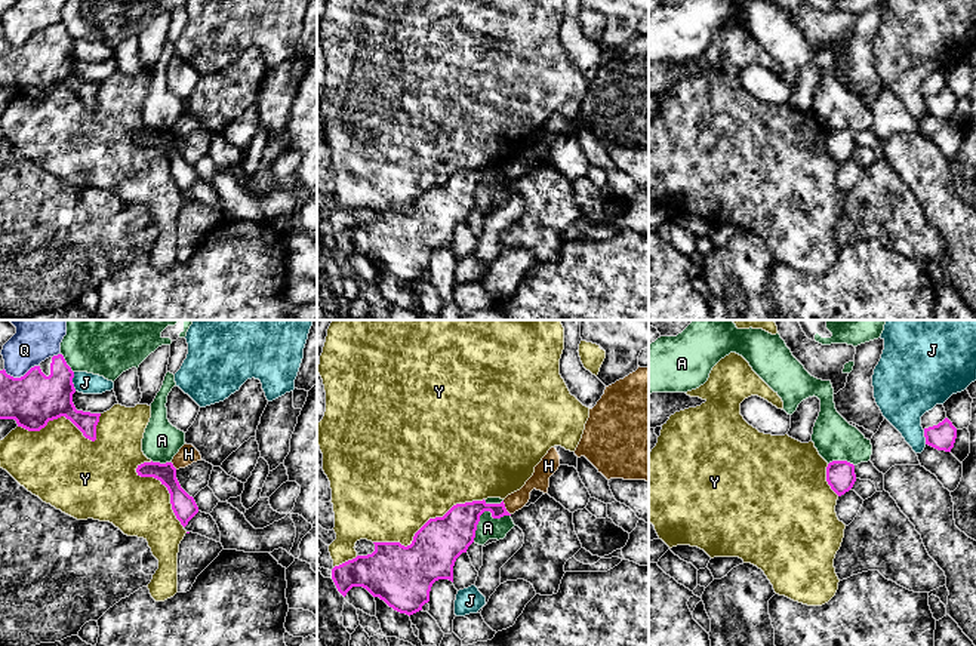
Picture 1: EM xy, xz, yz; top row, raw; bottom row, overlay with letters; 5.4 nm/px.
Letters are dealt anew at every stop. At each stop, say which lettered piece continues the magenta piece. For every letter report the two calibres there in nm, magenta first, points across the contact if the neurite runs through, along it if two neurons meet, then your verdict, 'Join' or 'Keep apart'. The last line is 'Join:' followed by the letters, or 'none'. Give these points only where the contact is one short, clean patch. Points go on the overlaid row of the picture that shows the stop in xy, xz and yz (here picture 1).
A: Thickness 240 nm (magenta) against 120 nm. Keep apart
H: Thickness 180 nm (magenta) against 100 nm. Boundary: xz (502, 501), (510, 514). Keep apart
J: Thickness 280 nm (magenta) against 120 nm. Keep apart
Q: Thickness 280 nm (magenta) against 260 nm. Keep apart
Y: Thickness 260 nm (magenta) against 500 nm. Keep apart
Join: none

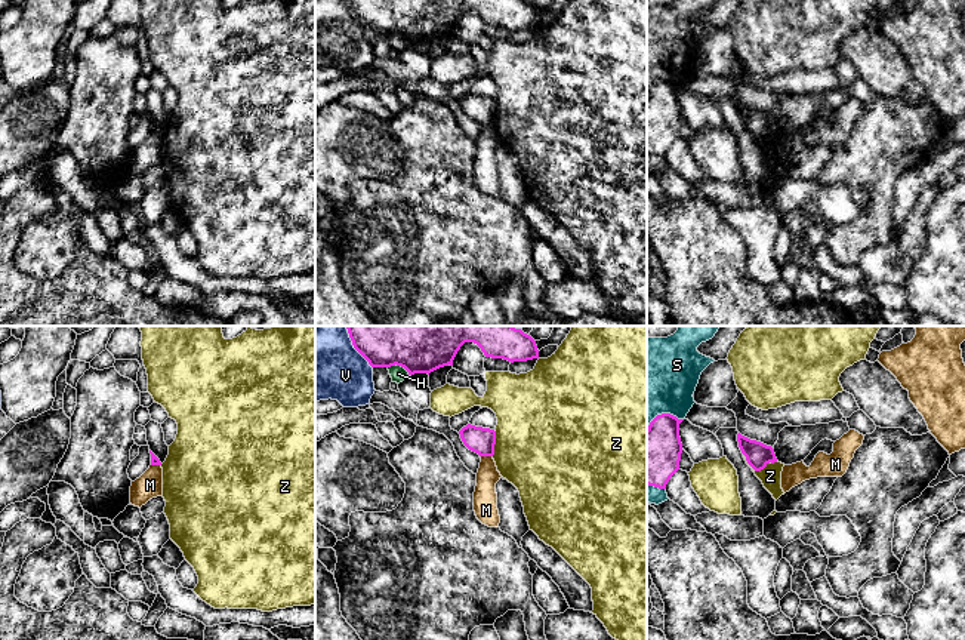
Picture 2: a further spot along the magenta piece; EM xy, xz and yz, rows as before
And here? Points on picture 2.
H: Thickness 480 nm (magenta) against 90 nm. Boundary: xz (388, 366), (398, 365), (409, 375). Keep apart
M: Thickness 140 nm (magenta) against 130 nm. Boundary: xz (480, 455), (492, 457). Keep apart
S: Thickness 300 nm (magenta) against 440 nm. Keep apart
V: Thickness 420 nm (magenta) against 440 nm. Keep apart
Z: Thickness 140 nm (magenta) against 110 nm. Keep apart
Join: none

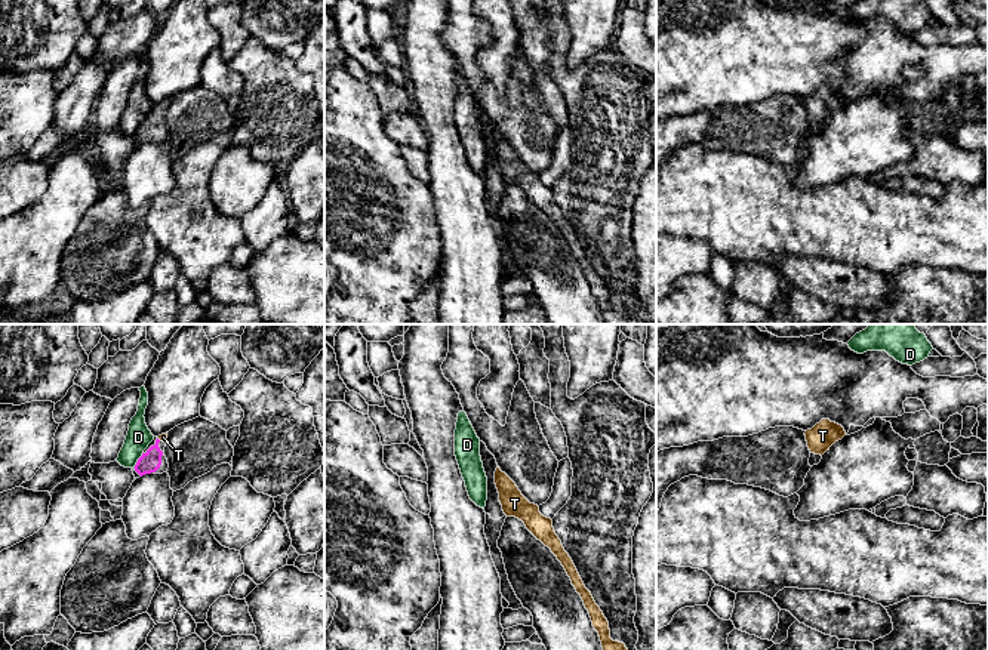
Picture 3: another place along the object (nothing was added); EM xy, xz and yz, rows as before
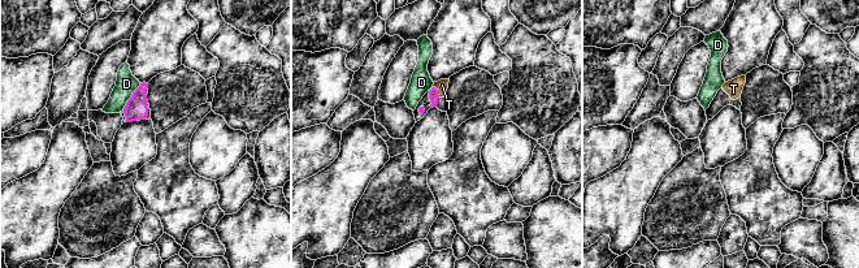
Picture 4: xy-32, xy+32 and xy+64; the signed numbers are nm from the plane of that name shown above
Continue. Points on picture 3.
D: Thickness 110 nm (magenta) against 130 nm. Keep apart
T: Join
Join: T

